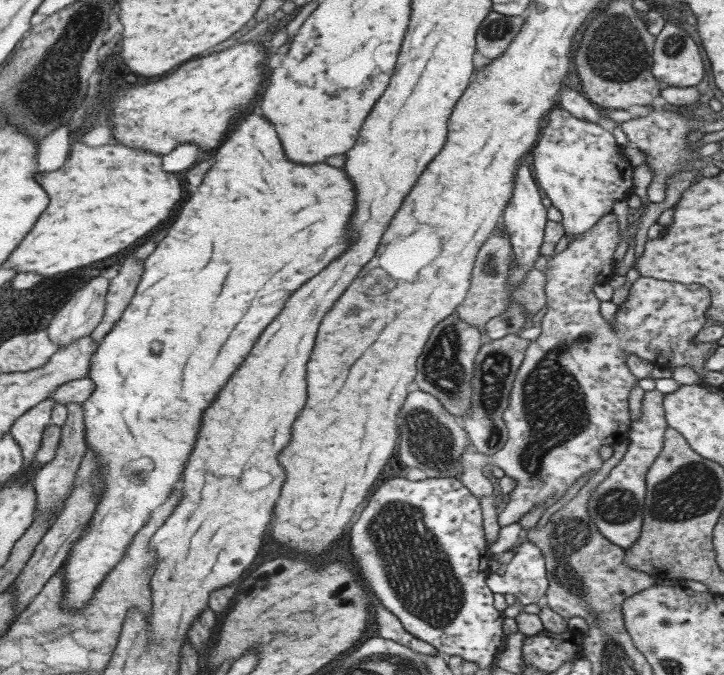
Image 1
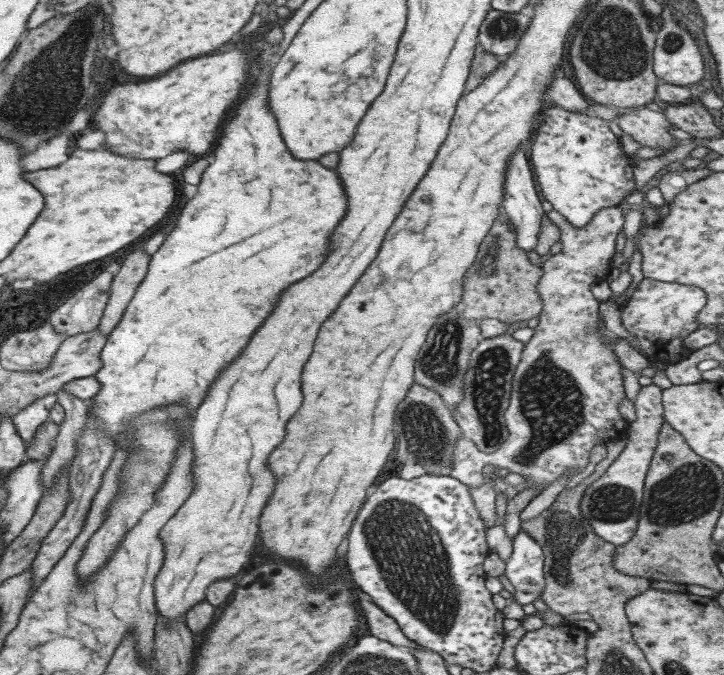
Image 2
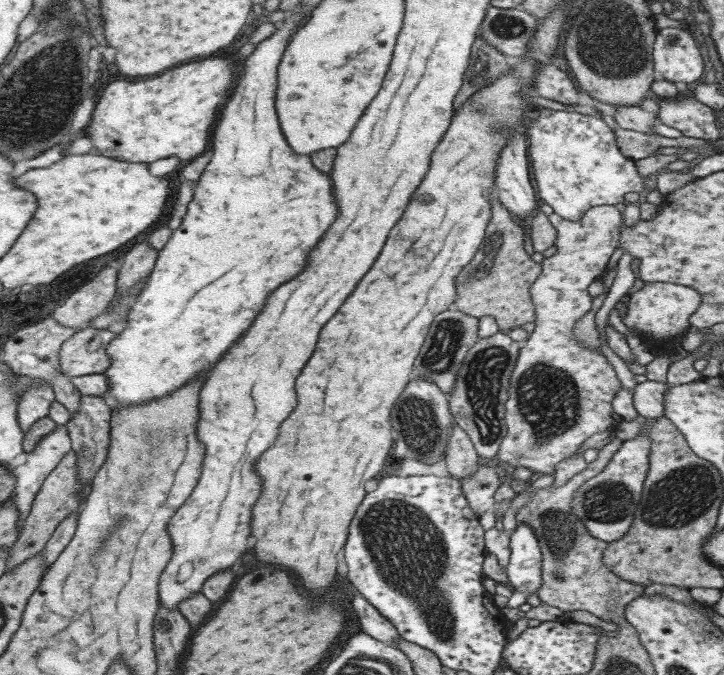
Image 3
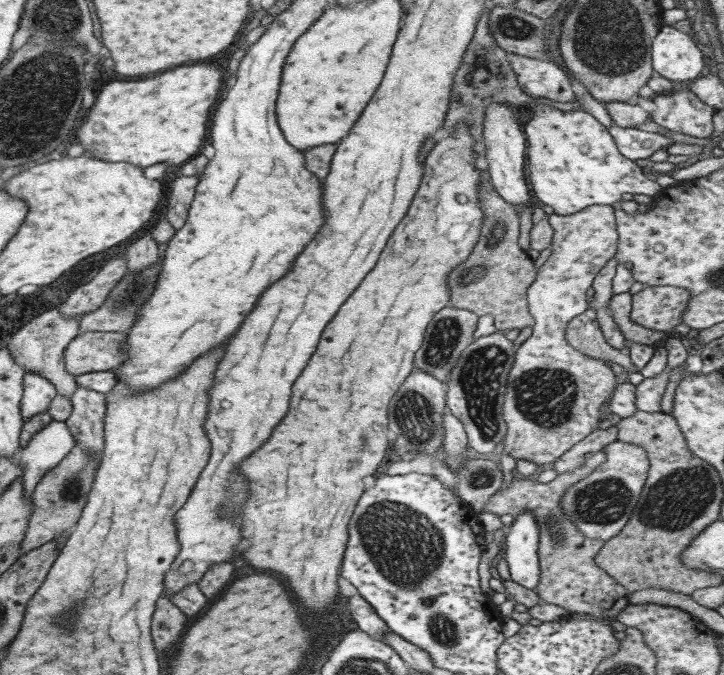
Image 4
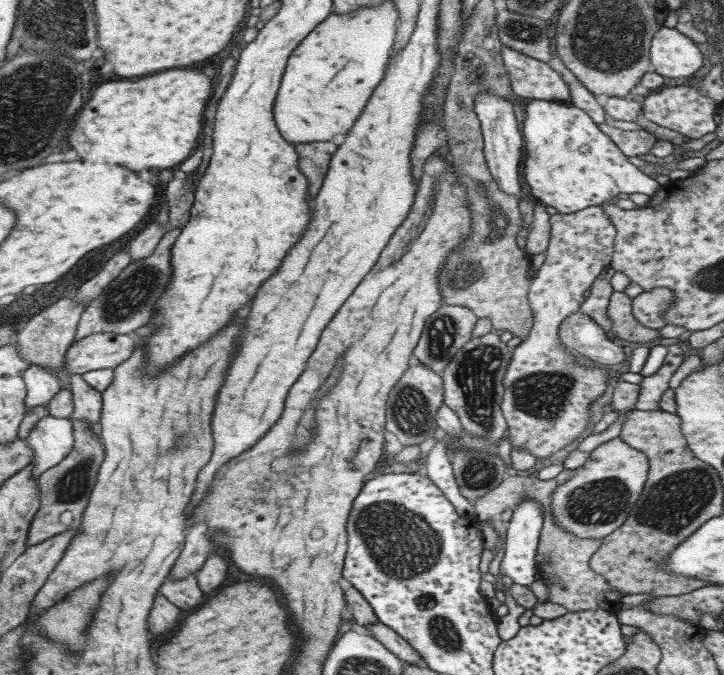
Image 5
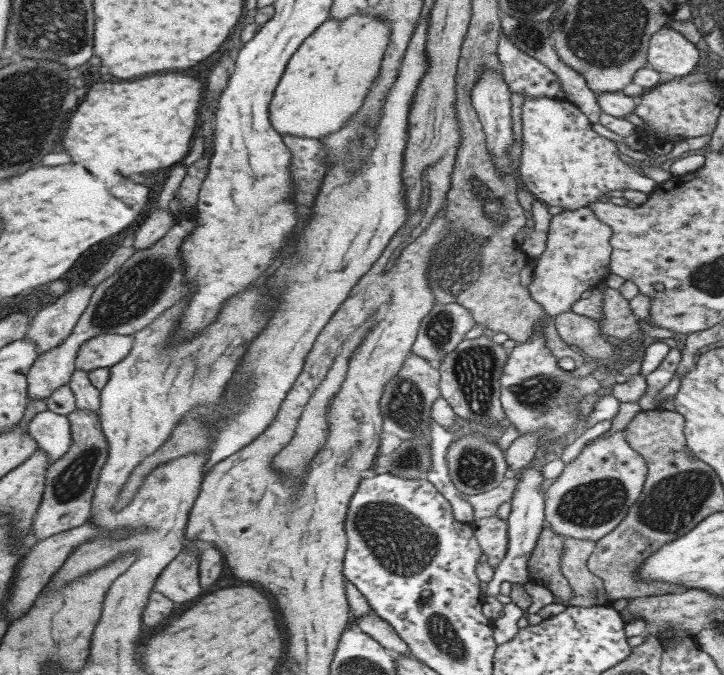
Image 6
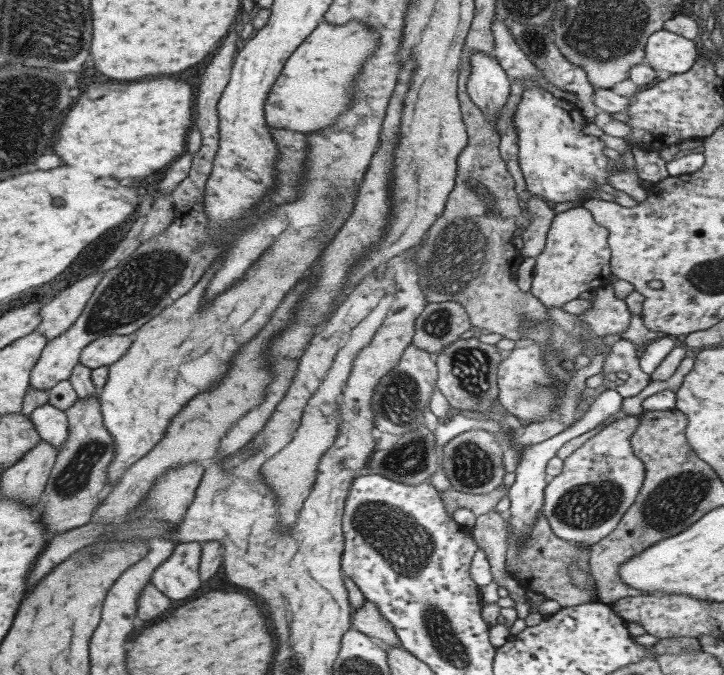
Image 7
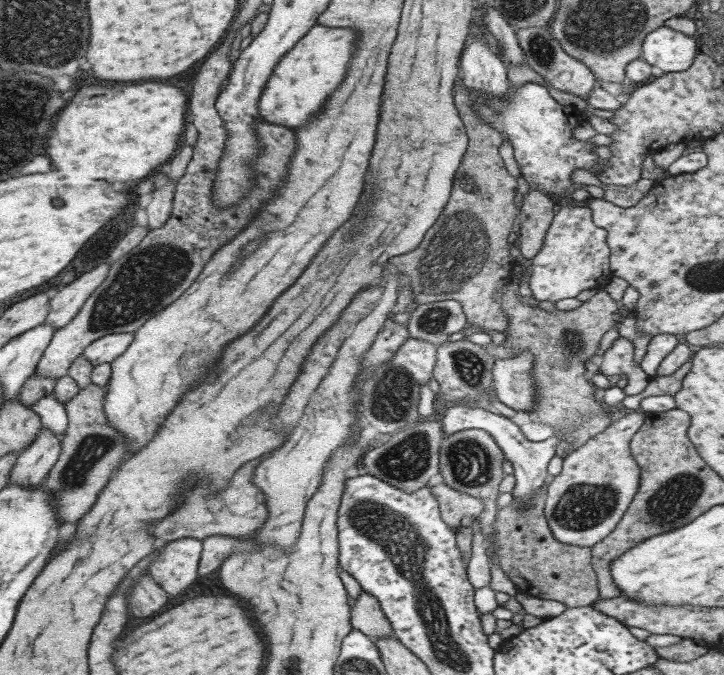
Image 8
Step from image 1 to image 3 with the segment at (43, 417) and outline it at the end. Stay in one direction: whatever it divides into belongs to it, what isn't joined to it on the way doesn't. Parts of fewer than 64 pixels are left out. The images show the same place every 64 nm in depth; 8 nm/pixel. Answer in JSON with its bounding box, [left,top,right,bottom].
[17,384,55,434]

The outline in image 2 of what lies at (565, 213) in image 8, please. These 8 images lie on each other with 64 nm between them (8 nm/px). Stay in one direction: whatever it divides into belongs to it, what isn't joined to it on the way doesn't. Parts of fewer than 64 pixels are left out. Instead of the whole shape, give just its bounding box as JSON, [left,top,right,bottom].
[449,207,628,490]

